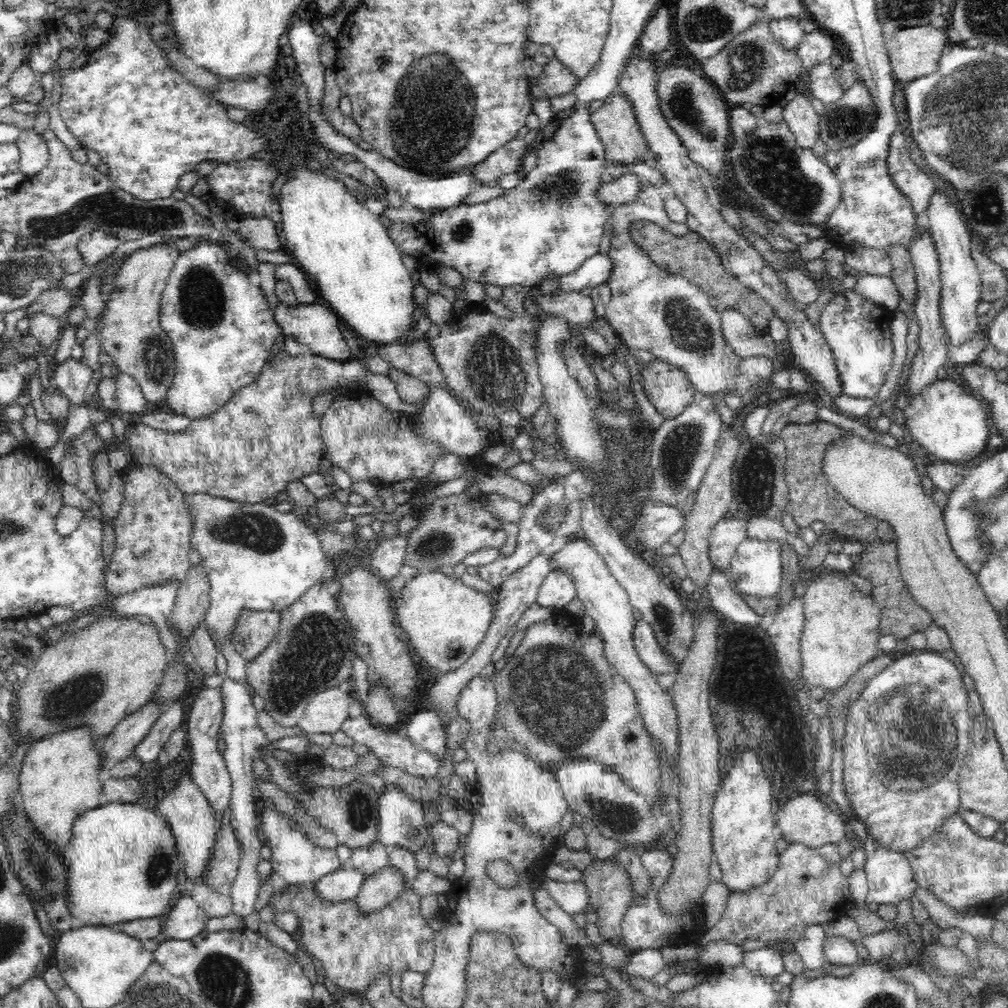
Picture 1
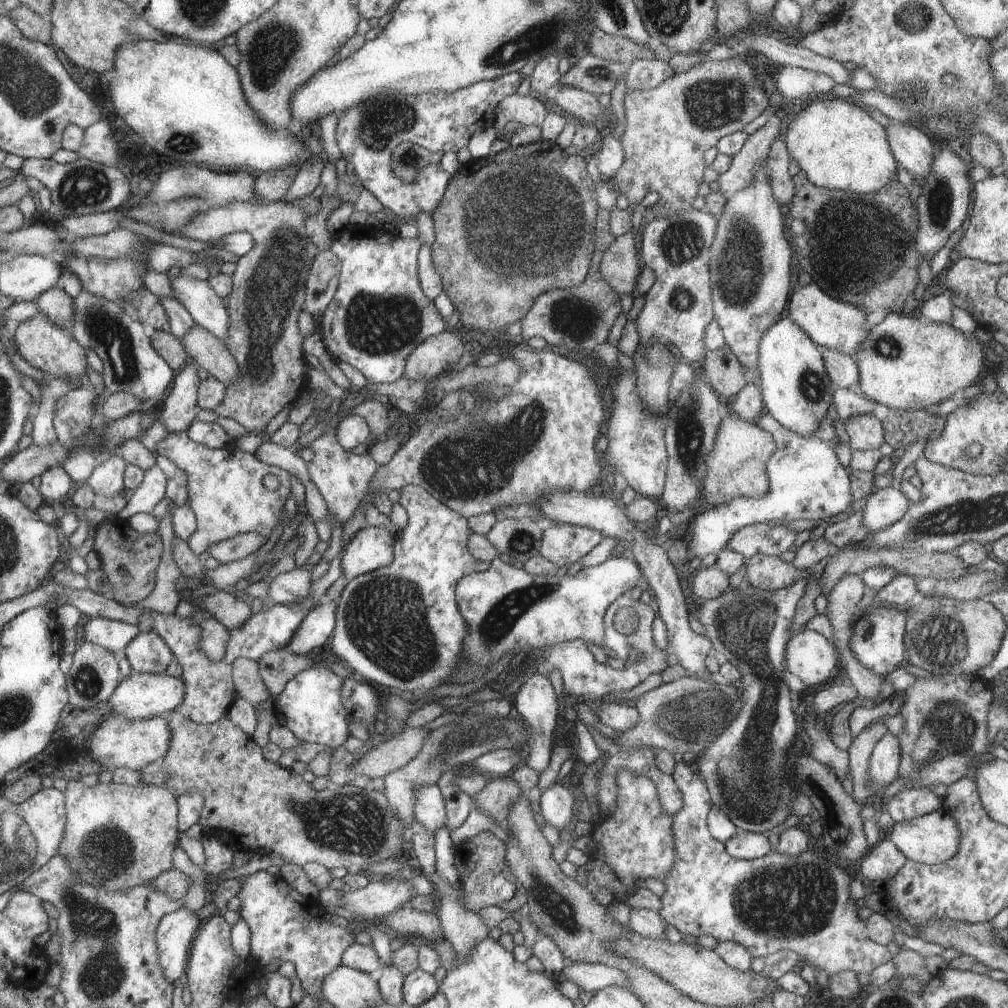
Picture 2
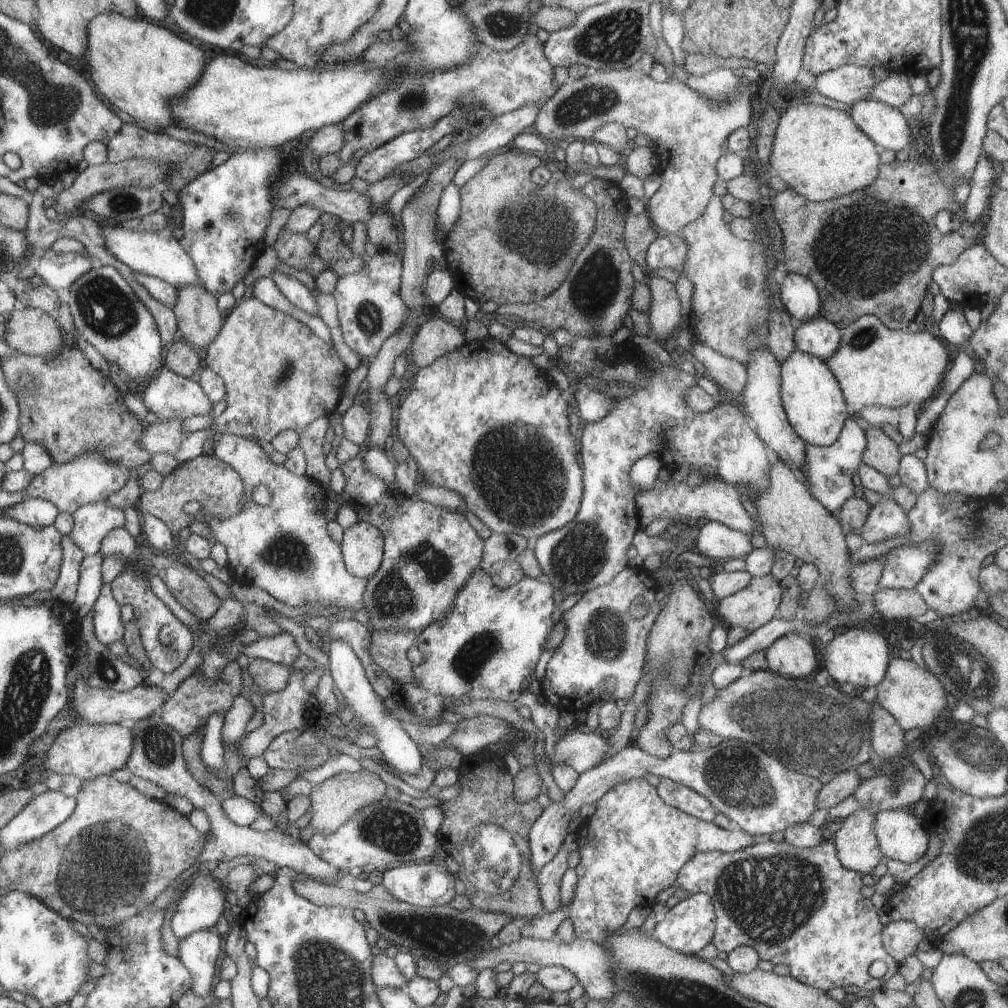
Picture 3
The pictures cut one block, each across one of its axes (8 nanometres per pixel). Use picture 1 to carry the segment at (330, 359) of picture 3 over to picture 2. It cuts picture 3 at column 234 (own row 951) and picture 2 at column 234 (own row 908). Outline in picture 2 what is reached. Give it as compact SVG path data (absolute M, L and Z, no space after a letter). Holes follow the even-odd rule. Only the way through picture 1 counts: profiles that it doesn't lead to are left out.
M279 200L274 202L235 202L231 206L208 209L201 214L194 215L192 222L182 227L179 234L194 241L211 242L220 240L230 233L249 232L255 240L251 250L240 260L236 270L231 275L233 291L228 298L229 329L223 343L228 352L232 354L238 363L239 371L237 379L228 383L226 394L222 404L213 411L217 416L233 418L250 430L252 434L268 438L262 435L264 426L292 400L298 396L298 392L306 384L306 372L304 372L304 352L302 352L303 332L298 326L298 315L304 307L305 284L307 283L310 266L318 254L318 247L306 238L304 232L304 220L307 212L294 201Z

